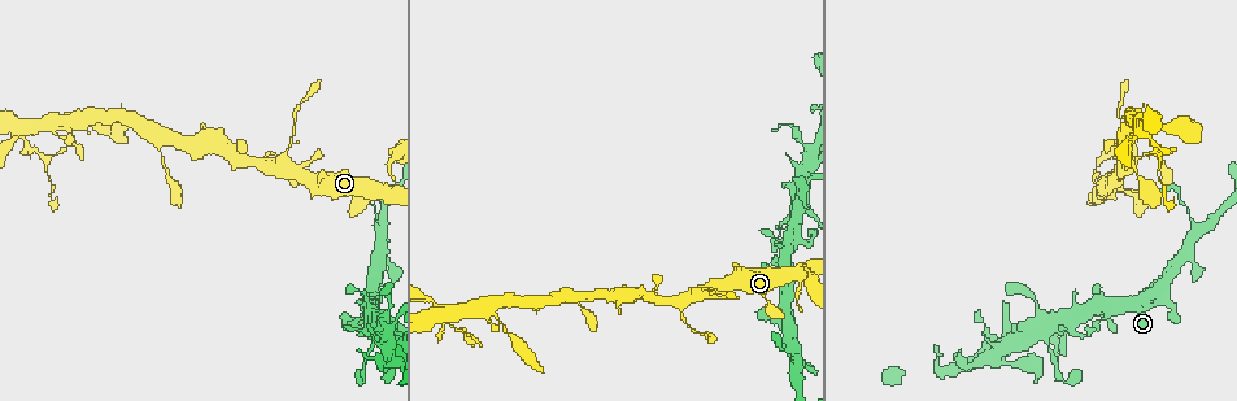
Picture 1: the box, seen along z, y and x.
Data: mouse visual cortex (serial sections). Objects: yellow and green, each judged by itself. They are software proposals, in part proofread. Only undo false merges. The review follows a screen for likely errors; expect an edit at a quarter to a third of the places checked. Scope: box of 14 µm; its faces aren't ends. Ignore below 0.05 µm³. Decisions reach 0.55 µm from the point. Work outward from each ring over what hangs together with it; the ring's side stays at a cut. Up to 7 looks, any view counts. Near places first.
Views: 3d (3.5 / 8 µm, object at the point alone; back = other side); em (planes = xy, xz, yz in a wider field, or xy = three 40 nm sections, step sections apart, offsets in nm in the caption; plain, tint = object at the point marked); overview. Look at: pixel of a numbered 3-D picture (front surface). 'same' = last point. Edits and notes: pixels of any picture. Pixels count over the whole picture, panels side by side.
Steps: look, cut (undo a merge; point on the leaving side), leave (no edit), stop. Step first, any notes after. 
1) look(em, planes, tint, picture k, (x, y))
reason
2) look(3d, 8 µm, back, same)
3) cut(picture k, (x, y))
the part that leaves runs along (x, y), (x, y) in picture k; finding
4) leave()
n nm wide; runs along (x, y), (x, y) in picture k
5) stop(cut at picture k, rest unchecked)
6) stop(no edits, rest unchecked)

look(3d, 8 µm, picture 1, (702, 294))
three arms meet

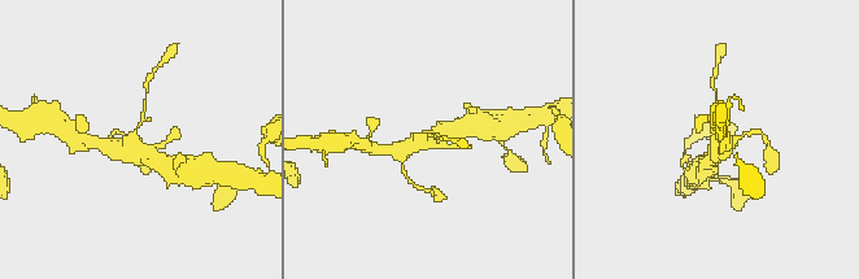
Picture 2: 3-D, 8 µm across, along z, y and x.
look(3d, 3.5 µm, picture 2, (134, 150))
closer look

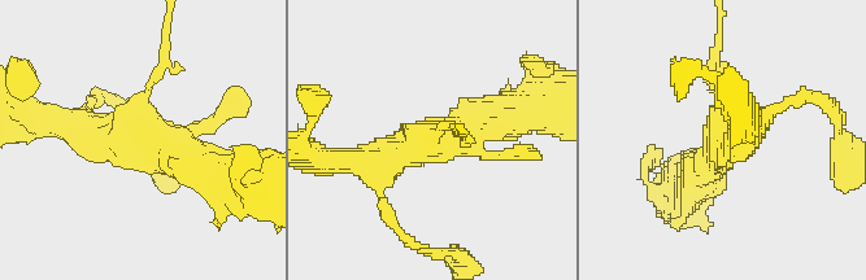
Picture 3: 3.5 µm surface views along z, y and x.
look(em, xy, step 2, tint, picture 3, (143, 139))
need the tissue

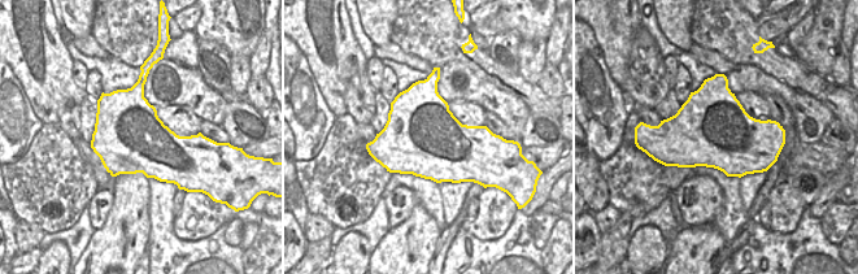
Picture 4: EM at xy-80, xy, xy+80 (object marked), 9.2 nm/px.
leave()
all the same cell

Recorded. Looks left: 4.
look(3d, 8 µm, picture 1, (494, 311))
branch point

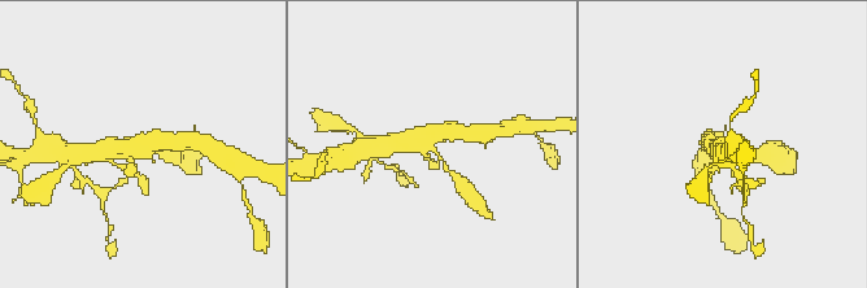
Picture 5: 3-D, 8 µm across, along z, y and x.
look(3d, 3.5 µm, picture 5, (434, 147))

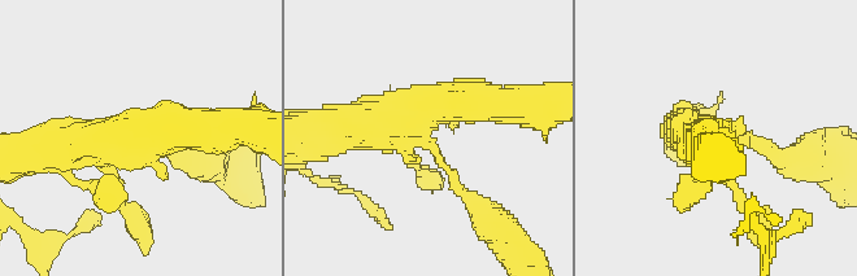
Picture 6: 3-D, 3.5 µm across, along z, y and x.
look(em, xy, step 5, tint, picture 6, (133, 134))

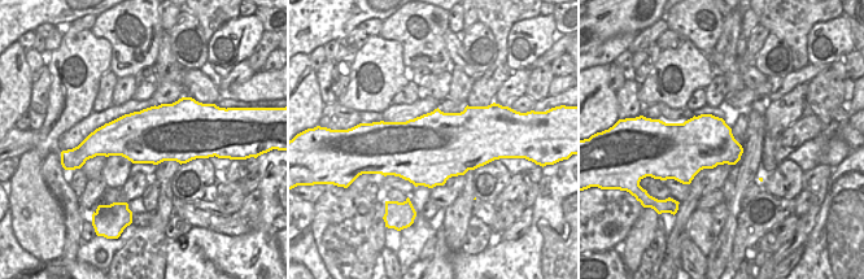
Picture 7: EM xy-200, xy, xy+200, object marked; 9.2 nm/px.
leave()
650 nm wide; runs along (499, 103), (327, 126) in picture 6; one cell here

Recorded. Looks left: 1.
stop(no edits, rest unchecked)

